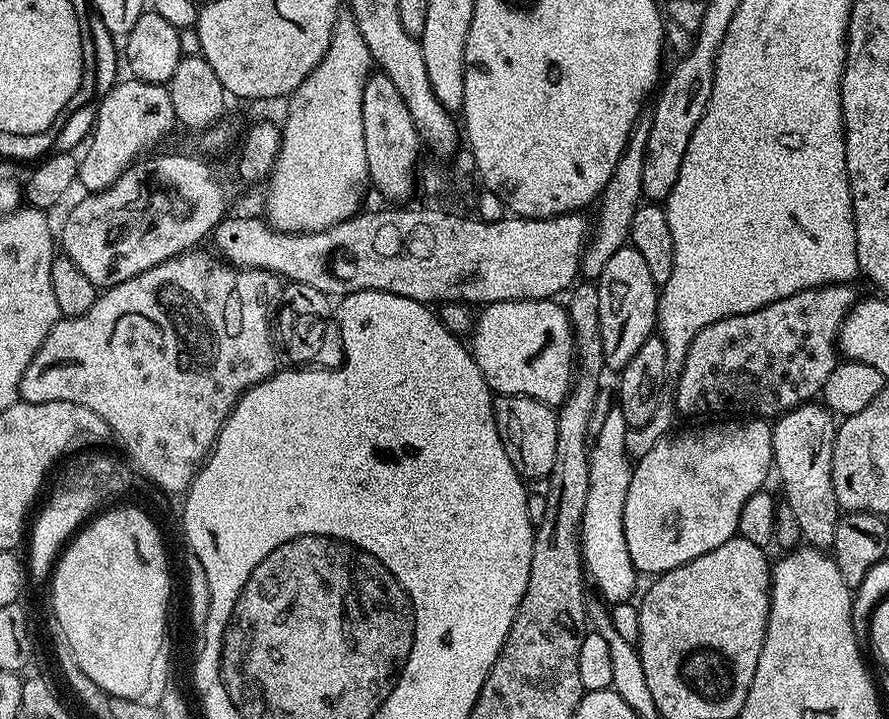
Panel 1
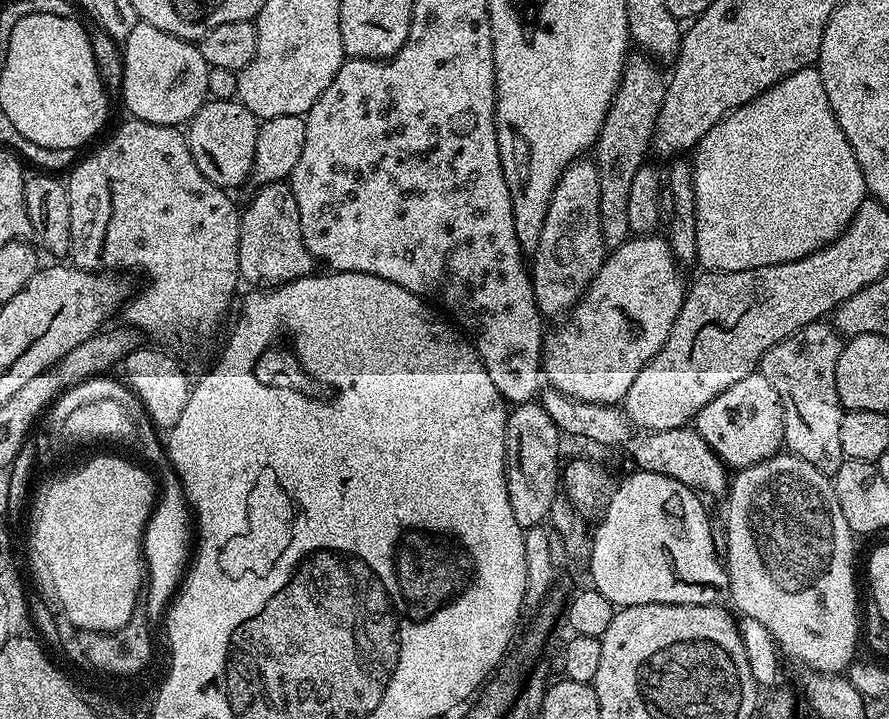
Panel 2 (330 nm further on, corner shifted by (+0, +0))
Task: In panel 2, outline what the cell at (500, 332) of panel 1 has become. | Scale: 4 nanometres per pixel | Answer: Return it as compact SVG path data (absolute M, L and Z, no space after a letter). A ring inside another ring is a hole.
M660 234L633 235L622 246L611 249L576 307L567 313L565 324L553 332L551 329L544 337L542 376L547 387L582 402L619 405L634 378L638 378L638 370L649 364L658 350L662 350L678 318L678 310L682 310L686 280L680 277L680 268L681 265L672 257L667 239Z

